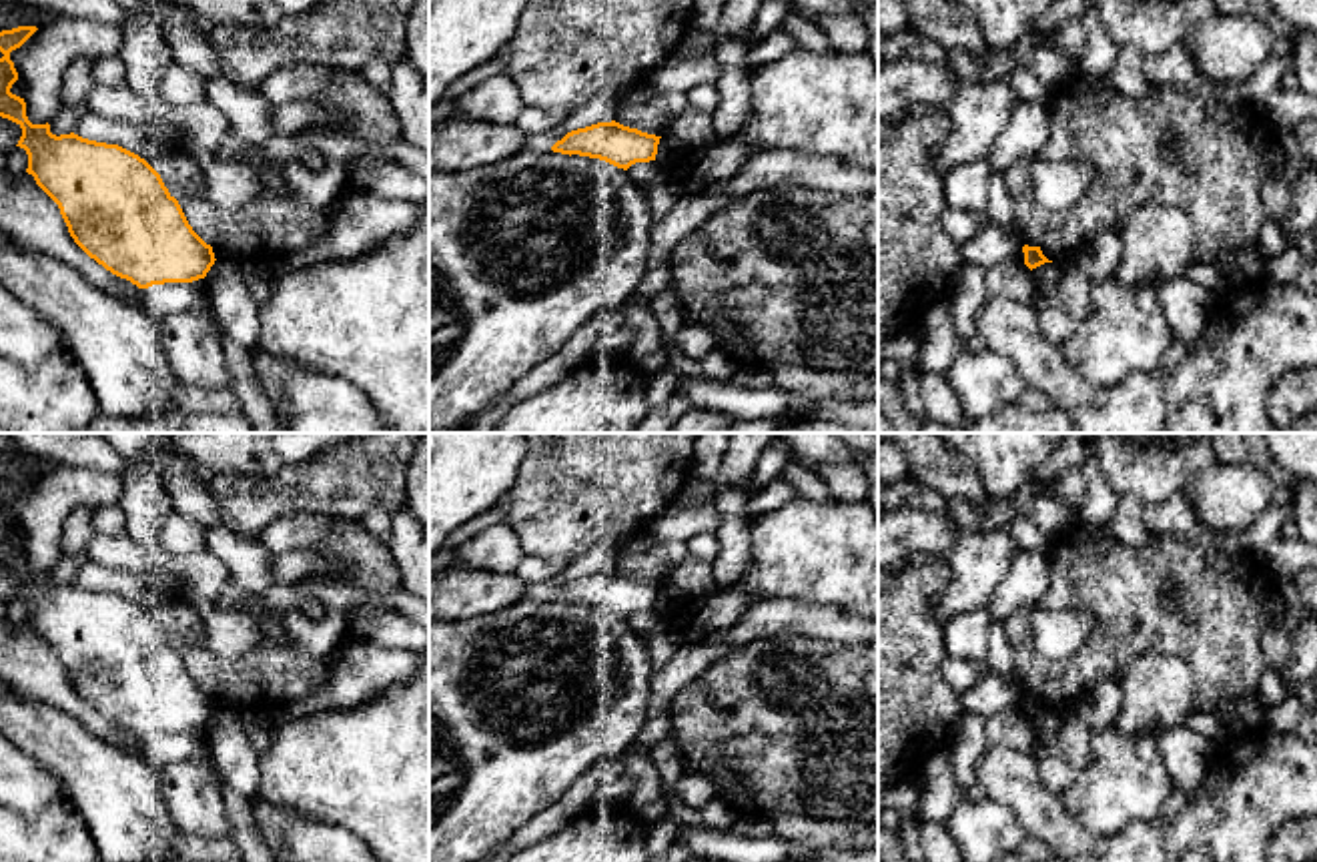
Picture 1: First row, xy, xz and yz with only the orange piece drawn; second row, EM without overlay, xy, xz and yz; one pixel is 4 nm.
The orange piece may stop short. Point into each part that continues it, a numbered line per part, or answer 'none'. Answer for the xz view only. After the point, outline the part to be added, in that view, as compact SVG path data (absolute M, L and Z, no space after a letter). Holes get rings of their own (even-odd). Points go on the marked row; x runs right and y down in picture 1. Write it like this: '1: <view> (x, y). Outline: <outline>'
none

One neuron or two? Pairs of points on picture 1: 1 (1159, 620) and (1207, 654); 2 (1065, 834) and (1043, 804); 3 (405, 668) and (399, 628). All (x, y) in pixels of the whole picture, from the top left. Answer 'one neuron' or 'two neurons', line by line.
1: one neuron
2: one neuron
3: two neurons

